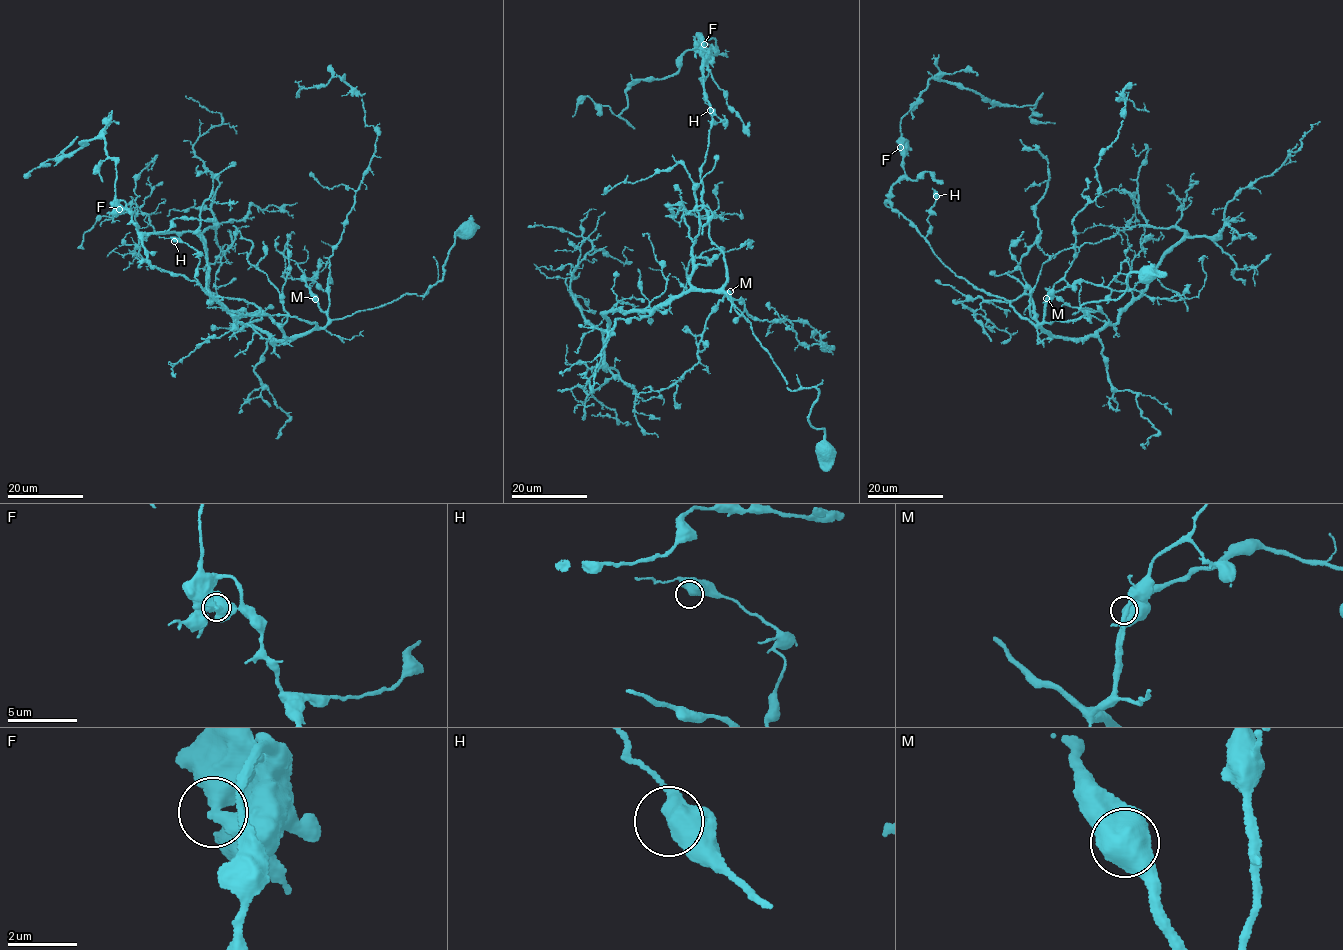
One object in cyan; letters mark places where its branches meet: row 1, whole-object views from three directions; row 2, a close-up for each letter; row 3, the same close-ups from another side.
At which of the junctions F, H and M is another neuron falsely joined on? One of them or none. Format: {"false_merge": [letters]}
{"false_merge": ["F"]}

